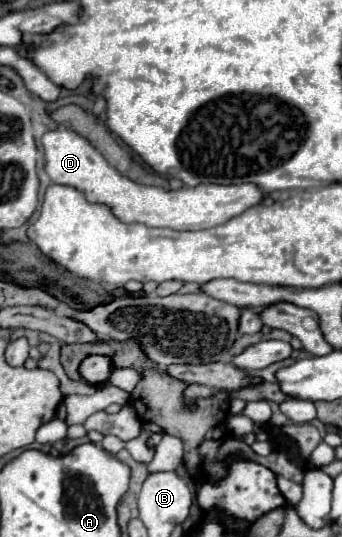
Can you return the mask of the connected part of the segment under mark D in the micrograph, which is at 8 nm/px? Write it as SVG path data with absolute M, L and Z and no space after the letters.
M60 127L56 131L48 131L42 137L42 145L46 151L46 173L56 185L76 187L86 195L90 203L106 205L116 219L124 223L142 223L148 227L168 227L176 231L198 231L222 225L232 217L242 215L246 209L262 203L264 193L254 183L242 185L198 185L198 187L182 187L176 191L166 191L162 187L146 187L130 181L112 169L106 159L78 133Z

